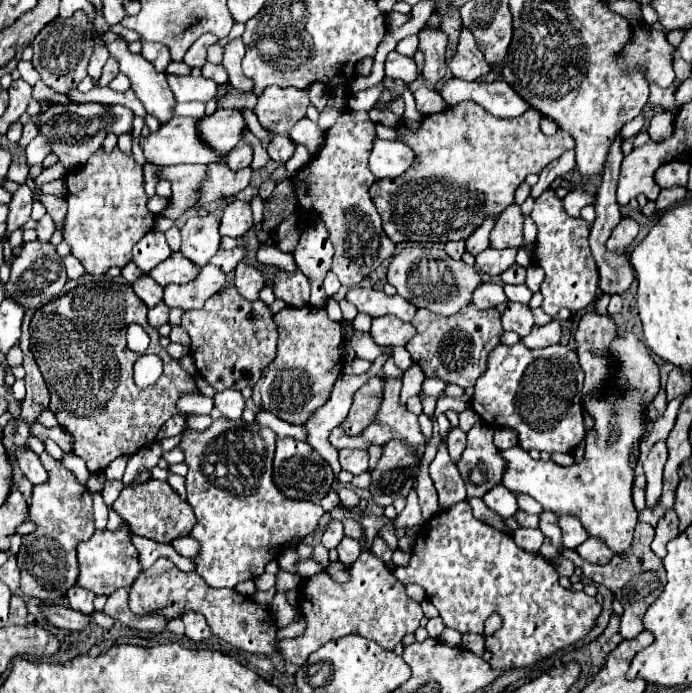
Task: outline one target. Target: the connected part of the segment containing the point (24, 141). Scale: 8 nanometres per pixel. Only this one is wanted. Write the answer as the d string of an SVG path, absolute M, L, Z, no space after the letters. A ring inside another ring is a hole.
M31 118L31 120L23 126L23 134L21 134L21 140L17 142L17 146L19 146L19 148L27 148L27 144L33 140L33 136L37 136L35 118Z

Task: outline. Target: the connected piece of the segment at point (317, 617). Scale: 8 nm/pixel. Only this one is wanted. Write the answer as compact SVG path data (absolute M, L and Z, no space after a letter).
M363 550L361 556L349 568L351 580L339 584L327 572L319 572L307 578L299 586L297 606L307 620L307 628L299 638L281 640L281 658L291 664L303 664L311 652L321 648L333 638L347 634L361 634L377 642L385 650L393 650L405 634L417 630L419 620L423 618L419 602L407 598L405 586L393 576L393 572L369 550Z

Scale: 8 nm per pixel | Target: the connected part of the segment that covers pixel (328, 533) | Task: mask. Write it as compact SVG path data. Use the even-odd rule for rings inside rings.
M331 520L327 524L327 530L323 532L323 538L321 538L323 546L325 548L335 548L341 542L341 538L343 538L343 524L339 520Z

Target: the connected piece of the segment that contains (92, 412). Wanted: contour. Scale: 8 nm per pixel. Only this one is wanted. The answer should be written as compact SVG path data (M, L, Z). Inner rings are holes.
M93 282L85 286L77 286L71 292L67 292L61 298L51 300L43 308L39 308L31 320L31 352L37 360L37 366L41 368L41 374L47 382L51 404L49 408L55 412L57 422L75 436L75 448L73 454L83 458L87 462L89 472L103 472L111 460L123 454L135 454L137 450L151 446L155 442L155 436L159 428L179 410L175 408L177 396L181 392L193 392L197 390L195 380L179 366L177 360L173 360L167 350L159 344L159 332L157 328L151 328L147 322L147 306L133 294L127 282ZM137 322L145 328L145 332L151 336L151 344L147 352L157 354L163 360L163 374L161 378L145 388L139 390L133 384L133 362L139 358L139 354L131 352L125 342L127 324Z

